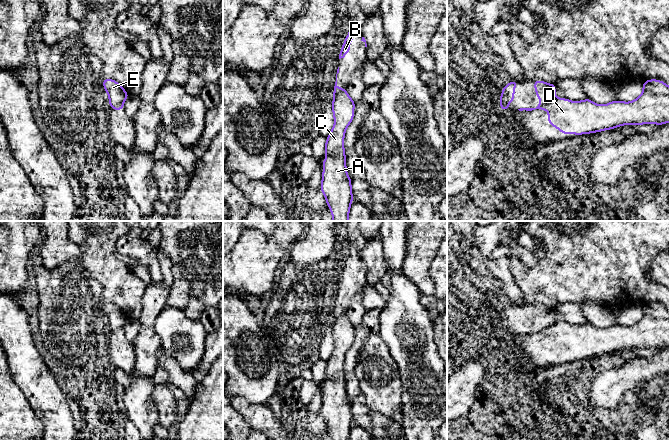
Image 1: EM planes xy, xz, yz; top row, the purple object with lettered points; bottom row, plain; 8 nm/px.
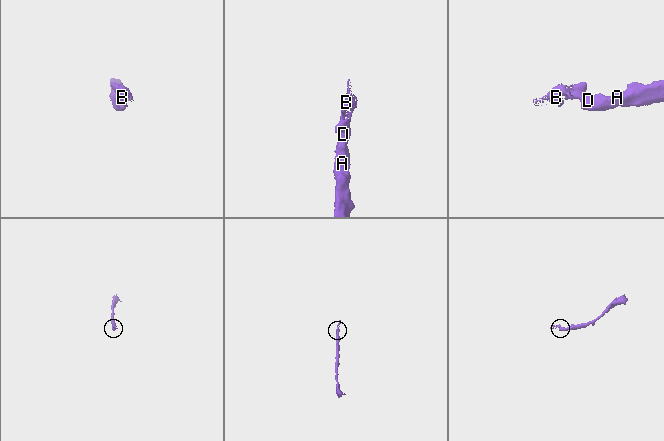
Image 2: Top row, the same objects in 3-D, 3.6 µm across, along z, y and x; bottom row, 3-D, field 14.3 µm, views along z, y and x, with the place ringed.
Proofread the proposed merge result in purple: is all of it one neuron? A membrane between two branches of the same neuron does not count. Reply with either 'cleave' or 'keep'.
cleave

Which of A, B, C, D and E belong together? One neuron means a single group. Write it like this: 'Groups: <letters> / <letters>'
Groups: A C D / B E

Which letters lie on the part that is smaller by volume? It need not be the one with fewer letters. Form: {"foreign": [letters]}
{"foreign": ["B", "E"]}

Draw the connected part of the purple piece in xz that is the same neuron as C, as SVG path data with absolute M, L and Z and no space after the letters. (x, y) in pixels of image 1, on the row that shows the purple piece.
M346 89L333 96L332 111L334 126L327 136L324 151L327 156L323 160L323 173L320 189L325 196L326 204L332 213L332 221L349 221L350 206L353 202L351 179L347 174L344 136L347 127L354 117L355 102L348 95Z

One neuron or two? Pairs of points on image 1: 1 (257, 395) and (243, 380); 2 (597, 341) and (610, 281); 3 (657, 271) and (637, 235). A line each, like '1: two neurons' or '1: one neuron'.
1: one neuron
2: two neurons
3: two neurons

